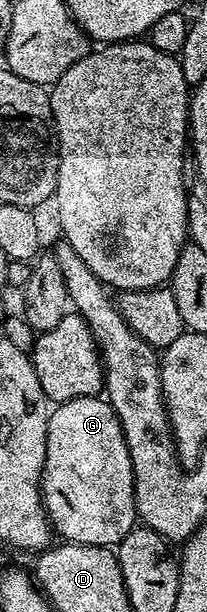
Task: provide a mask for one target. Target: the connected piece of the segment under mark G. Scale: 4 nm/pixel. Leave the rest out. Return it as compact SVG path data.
M77 396L74 400L62 400L50 411L49 425L47 426L47 454L45 465L41 475L41 501L45 504L45 514L53 526L54 533L62 541L71 544L90 544L91 546L103 546L108 548L121 543L122 538L129 533L138 523L137 503L133 500L133 467L131 466L131 454L125 441L125 435L121 429L119 418L115 410L110 406L108 399L96 396Z

